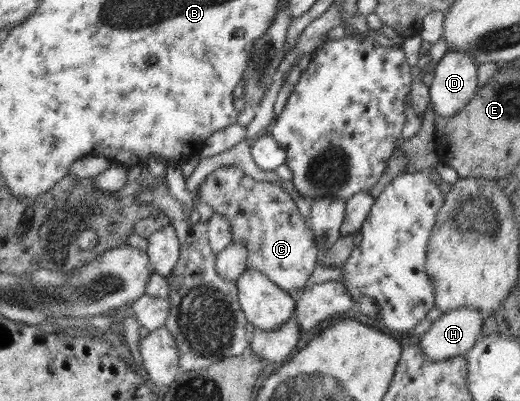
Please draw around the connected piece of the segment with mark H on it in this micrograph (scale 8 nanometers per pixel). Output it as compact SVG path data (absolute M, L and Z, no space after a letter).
M461 307L443 315L432 323L432 327L417 338L425 356L442 361L461 355L464 357L481 337L484 316L471 307Z

